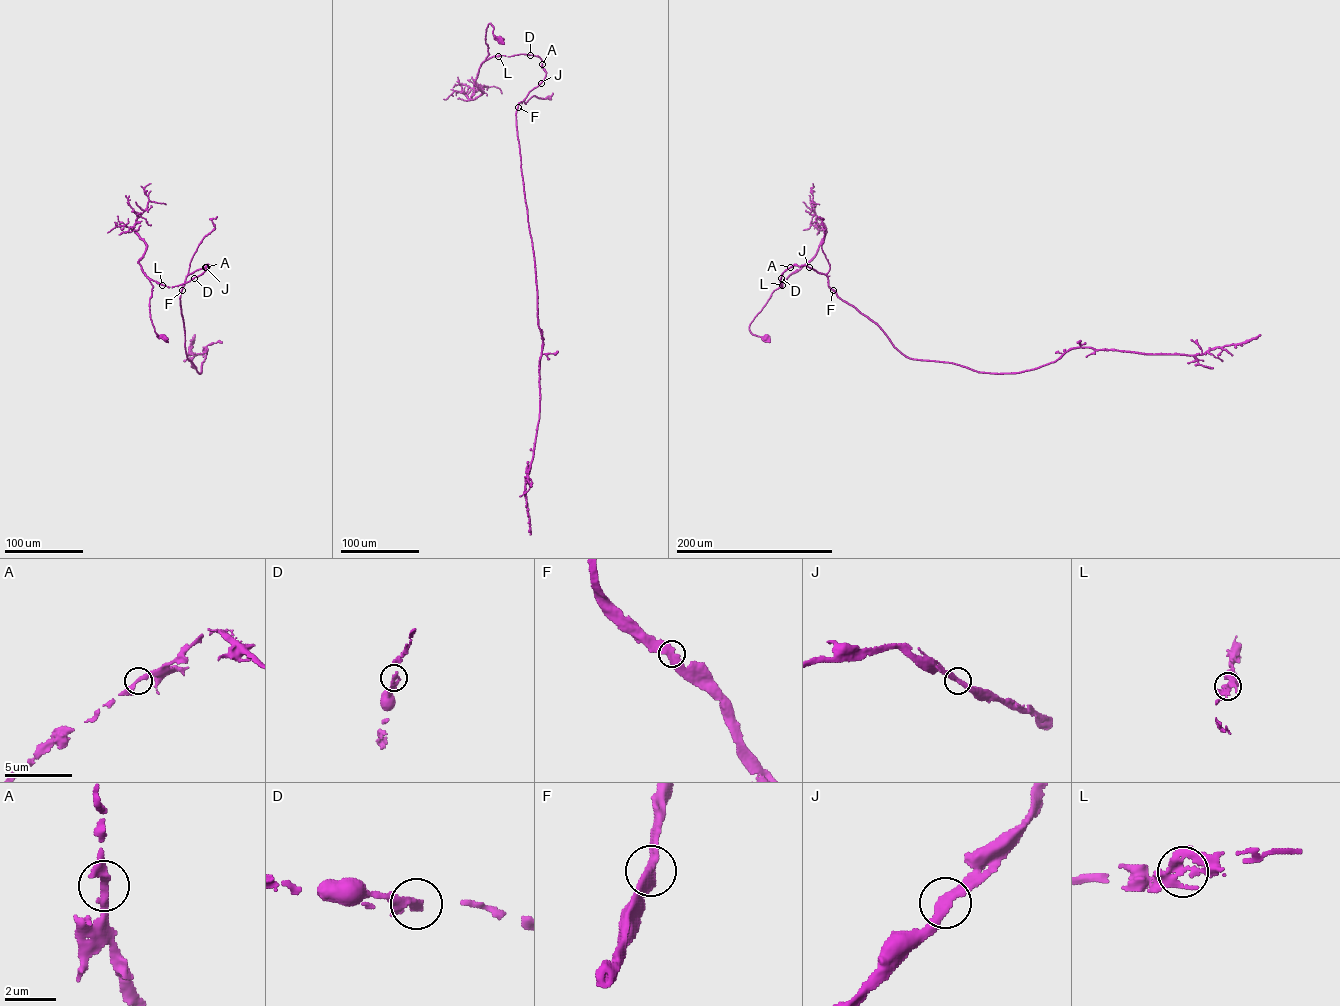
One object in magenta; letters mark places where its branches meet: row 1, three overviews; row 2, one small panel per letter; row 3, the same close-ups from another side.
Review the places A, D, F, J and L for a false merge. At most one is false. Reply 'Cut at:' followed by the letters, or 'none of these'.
Cut at: none of these

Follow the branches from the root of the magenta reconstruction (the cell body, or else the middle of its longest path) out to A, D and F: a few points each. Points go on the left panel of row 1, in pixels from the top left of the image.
A: (165, 338), (157, 337), (150, 319), (149, 299), (153, 286), (149, 280), (173, 287), (199, 275), (206, 267)
D: (165, 338), (157, 337), (150, 319), (149, 299), (153, 286), (149, 280), (173, 287), (194, 278)
F: (165, 338), (157, 337), (150, 319), (153, 286), (149, 280), (173, 287), (210, 266), (189, 274), (182, 289)

